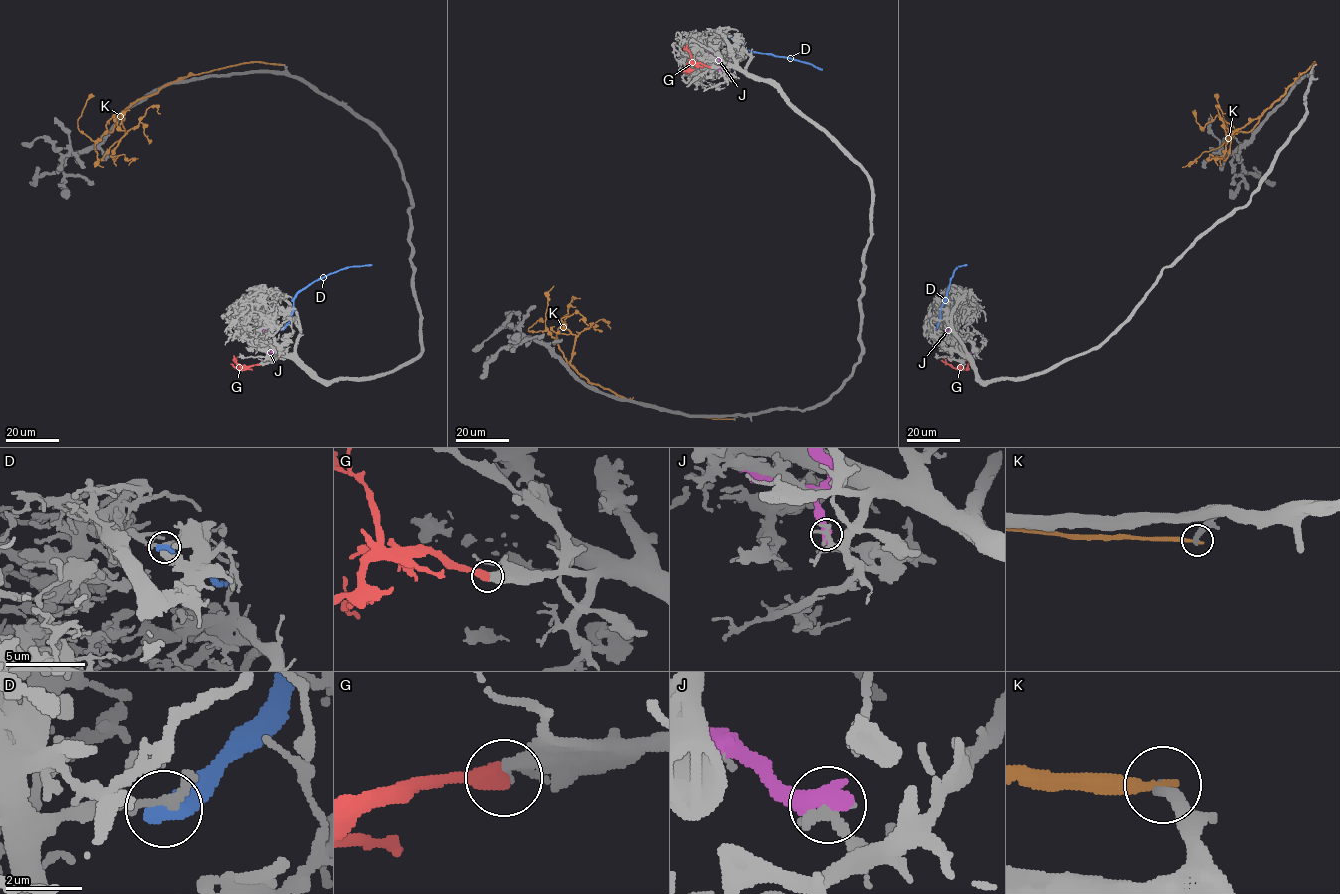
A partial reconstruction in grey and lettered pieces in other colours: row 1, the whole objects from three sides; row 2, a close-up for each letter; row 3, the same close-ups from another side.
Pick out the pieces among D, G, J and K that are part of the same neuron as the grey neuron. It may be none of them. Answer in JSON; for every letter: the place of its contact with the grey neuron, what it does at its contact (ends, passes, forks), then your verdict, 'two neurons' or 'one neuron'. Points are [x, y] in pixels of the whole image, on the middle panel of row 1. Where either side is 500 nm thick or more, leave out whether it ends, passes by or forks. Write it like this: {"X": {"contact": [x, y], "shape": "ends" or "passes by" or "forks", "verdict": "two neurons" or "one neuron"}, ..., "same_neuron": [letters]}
{"D": {"contact": [732, 37], "verdict": "two neurons"}, "G": {"contact": [710, 67], "verdict": "one neuron"}, "J": {"contact": [721, 73], "verdict": "two neurons"}, "K": {"contact": [734, 419], "shape": "ends", "verdict": "two neurons"}, "same_neuron": ["G"]}

